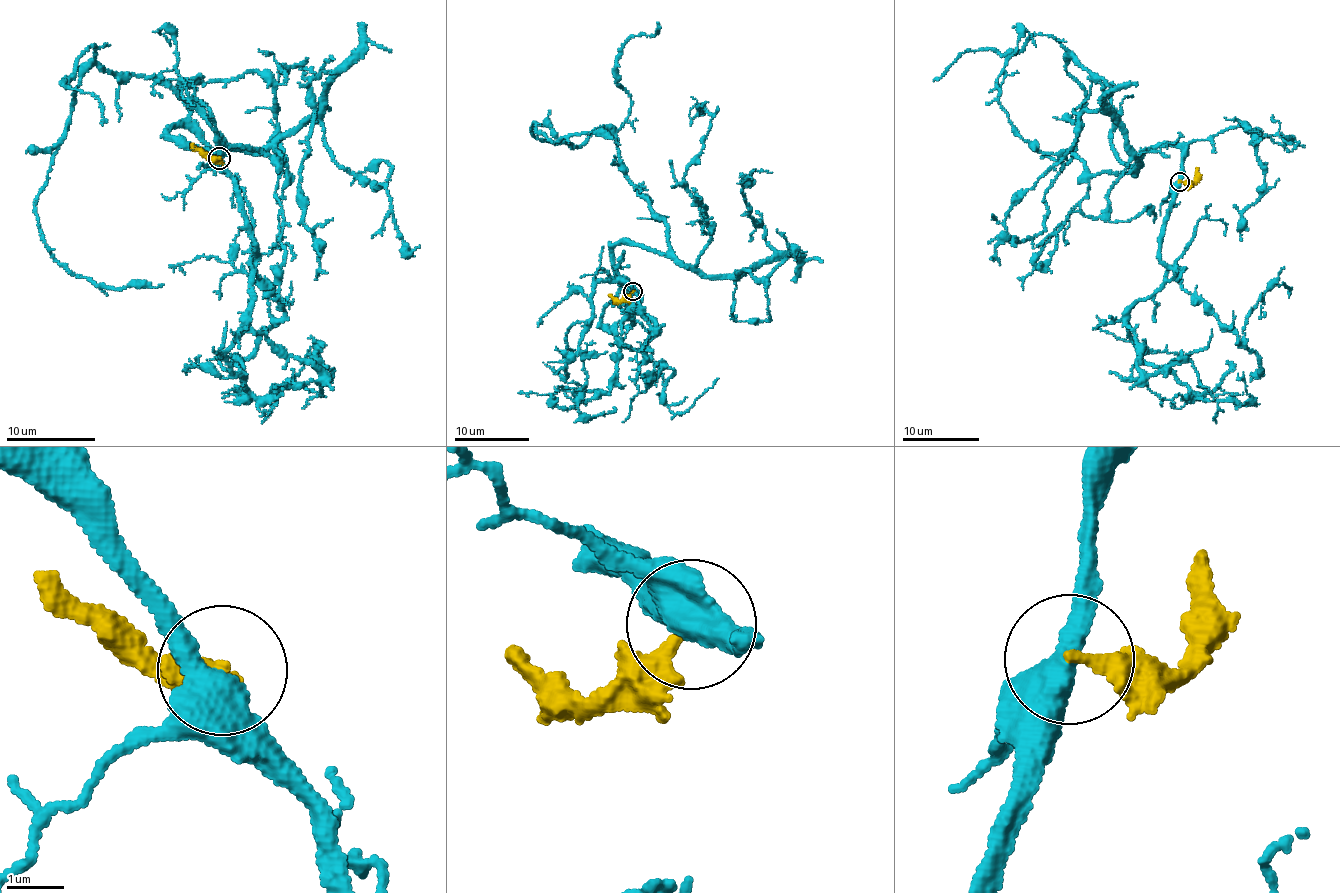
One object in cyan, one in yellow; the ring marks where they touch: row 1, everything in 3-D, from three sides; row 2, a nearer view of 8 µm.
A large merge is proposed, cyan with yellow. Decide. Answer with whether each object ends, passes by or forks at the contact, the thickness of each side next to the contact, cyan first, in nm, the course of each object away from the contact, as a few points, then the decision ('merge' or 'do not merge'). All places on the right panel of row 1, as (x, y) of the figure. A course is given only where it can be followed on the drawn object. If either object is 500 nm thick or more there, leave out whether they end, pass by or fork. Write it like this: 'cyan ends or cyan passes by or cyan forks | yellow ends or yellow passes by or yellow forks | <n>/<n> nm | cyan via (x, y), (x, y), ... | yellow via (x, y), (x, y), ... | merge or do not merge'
cyan passes by | yellow ends | 480/260 nm | cyan via (1179, 182), (1179, 146), (1121, 162), (1109, 84), (1073, 57), (1076, 150), (1044, 231), (1015, 245) | yellow via (1179, 182), (1196, 181), (1196, 168) | do not merge

